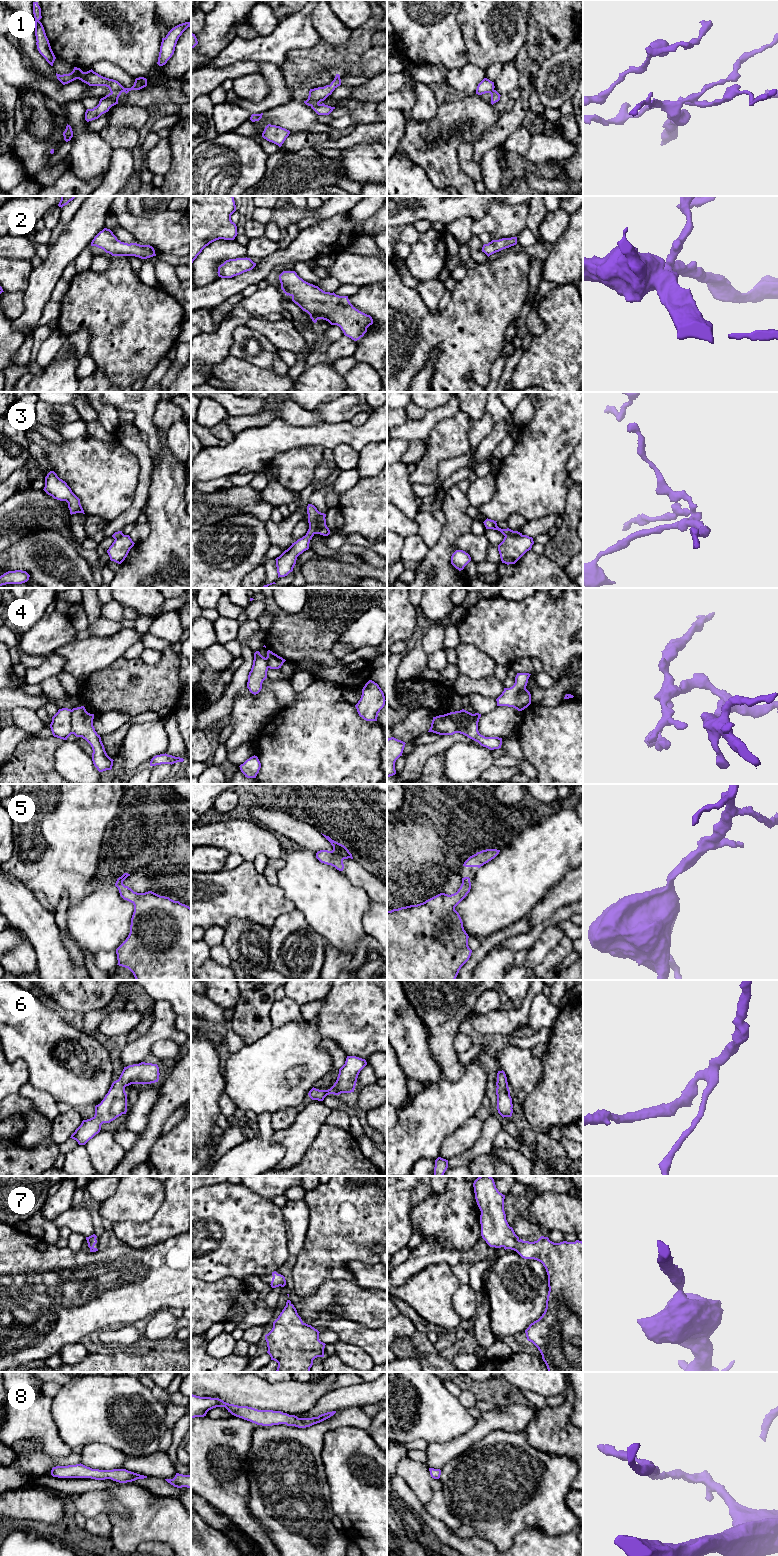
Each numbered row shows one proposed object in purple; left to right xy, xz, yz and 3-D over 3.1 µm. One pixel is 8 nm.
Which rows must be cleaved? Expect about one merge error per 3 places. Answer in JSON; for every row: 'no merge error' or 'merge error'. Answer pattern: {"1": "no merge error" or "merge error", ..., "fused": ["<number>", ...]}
{"1": "merge error", "2": "no merge error", "3": "merge error", "4": "merge error", "5": "no merge error", "6": "no merge error", "7": "no merge error", "8": "no merge error", "fused": ["1", "3", "4"]}

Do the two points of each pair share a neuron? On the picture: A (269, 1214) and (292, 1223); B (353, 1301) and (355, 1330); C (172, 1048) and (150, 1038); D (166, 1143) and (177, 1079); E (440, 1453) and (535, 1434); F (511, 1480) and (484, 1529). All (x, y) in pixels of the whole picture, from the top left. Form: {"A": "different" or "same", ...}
{"A": "different", "B": "different", "C": "different", "D": "different", "E": "different", "F": "same"}

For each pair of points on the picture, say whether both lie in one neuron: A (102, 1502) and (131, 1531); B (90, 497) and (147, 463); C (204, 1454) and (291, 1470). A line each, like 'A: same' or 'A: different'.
A: different
B: different
C: different

